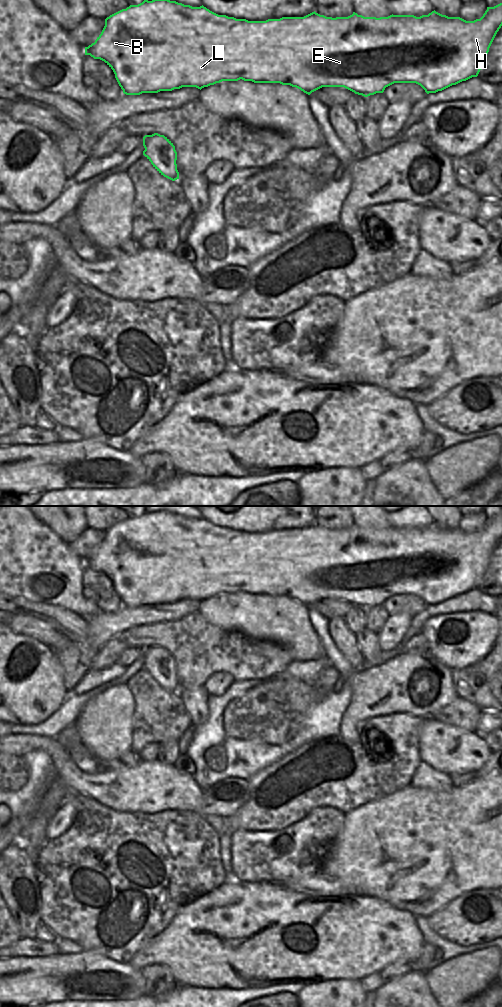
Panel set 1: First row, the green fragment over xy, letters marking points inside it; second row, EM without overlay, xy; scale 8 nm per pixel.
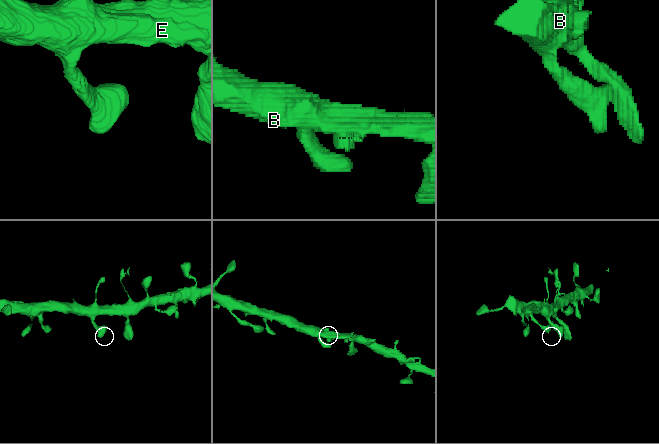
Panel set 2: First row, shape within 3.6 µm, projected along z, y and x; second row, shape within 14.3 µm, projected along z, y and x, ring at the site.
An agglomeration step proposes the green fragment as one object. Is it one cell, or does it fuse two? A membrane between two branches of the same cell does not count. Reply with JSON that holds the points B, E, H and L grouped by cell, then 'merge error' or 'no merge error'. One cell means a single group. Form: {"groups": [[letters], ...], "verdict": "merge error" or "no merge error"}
{"groups": [["B", "E", "H", "L"]], "verdict": "no merge error"}

